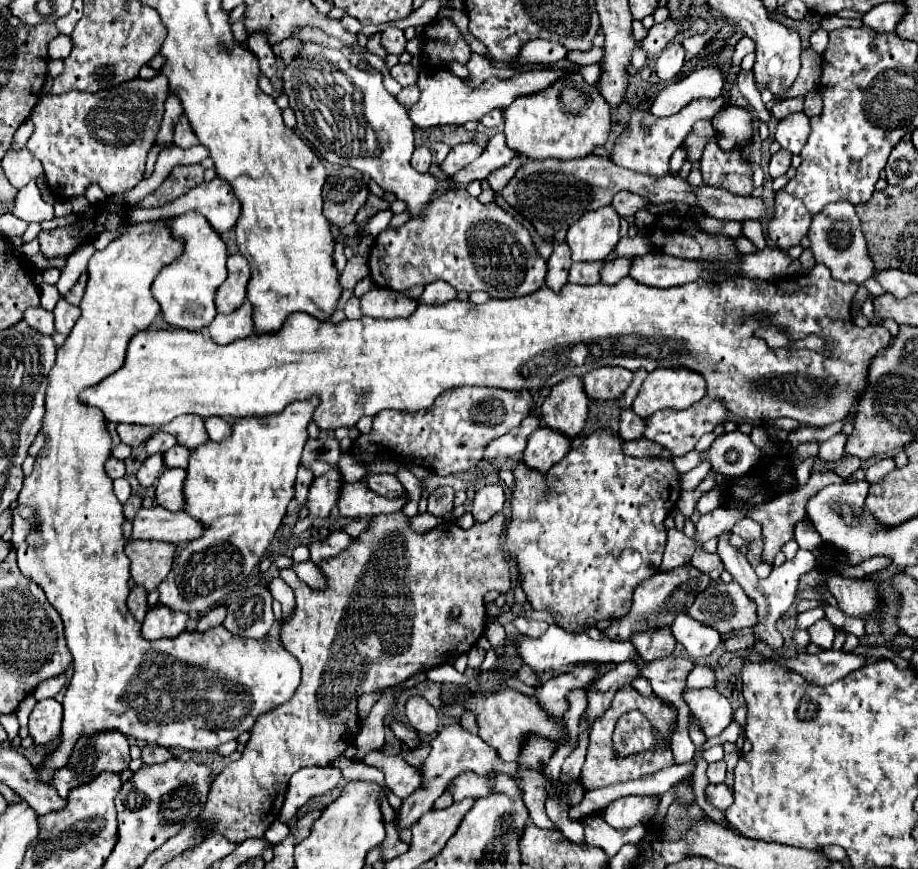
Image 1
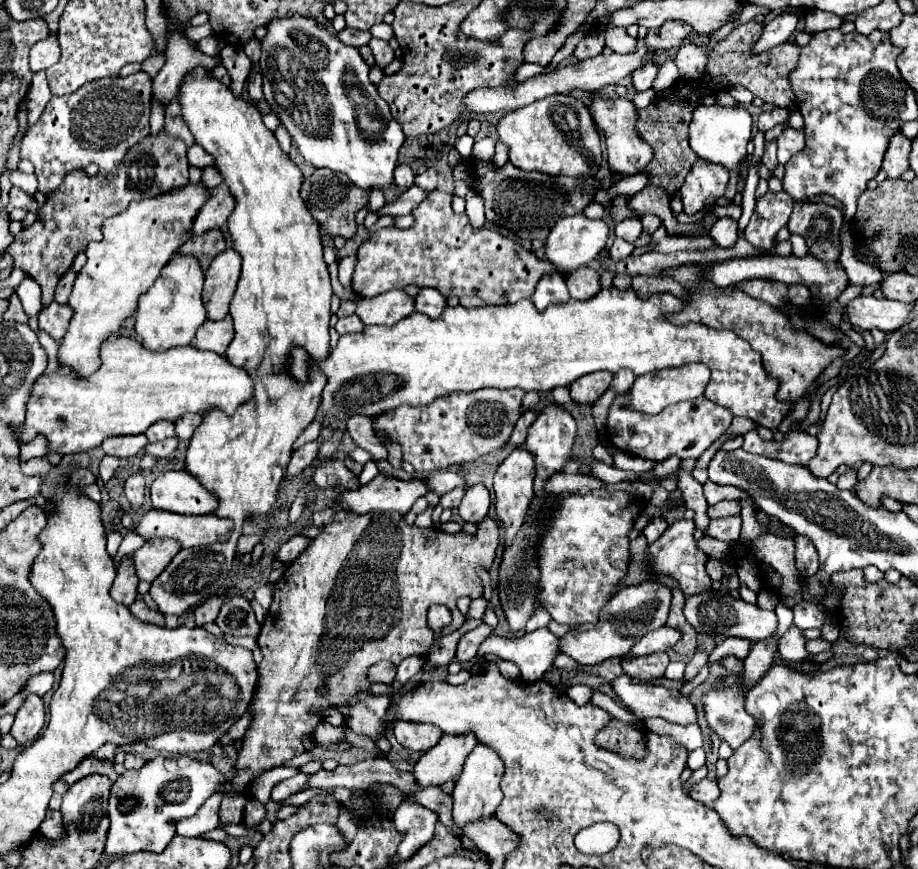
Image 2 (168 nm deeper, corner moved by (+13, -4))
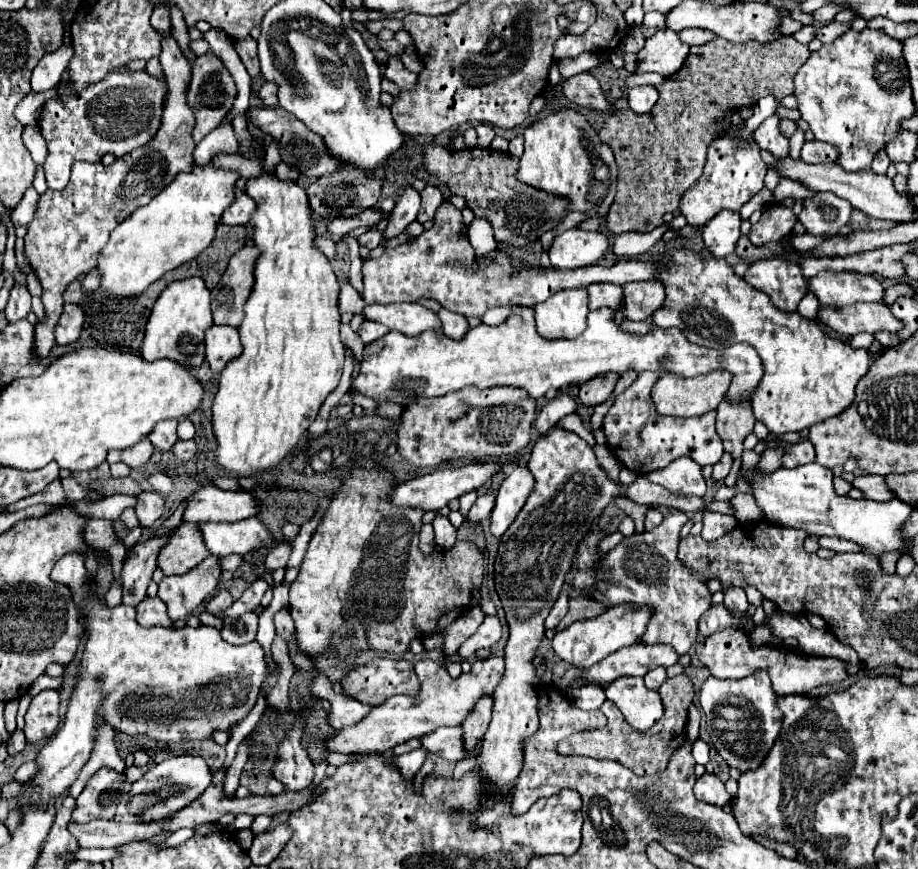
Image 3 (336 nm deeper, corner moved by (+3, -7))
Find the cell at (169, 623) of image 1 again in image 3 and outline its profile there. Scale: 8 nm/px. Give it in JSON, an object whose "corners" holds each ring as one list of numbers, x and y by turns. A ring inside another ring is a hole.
{"corners":[[146,597,136,605,136,619,142,627,172,627,166,605,158,597]]}

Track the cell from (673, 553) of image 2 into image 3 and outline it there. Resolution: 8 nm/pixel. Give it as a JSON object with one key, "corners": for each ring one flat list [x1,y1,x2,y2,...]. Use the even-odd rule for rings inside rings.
{"corners":[[682,511,666,513,664,521,652,531,624,537,614,549,602,555,596,571,598,581,590,591,586,591,590,599,606,607,620,603,650,607,652,617,638,643,670,645,674,651,678,651,678,655,690,651,698,637,698,619,710,607,710,593,706,583,698,581,696,575,688,571,676,557,680,541,678,533,686,521,688,517]]}

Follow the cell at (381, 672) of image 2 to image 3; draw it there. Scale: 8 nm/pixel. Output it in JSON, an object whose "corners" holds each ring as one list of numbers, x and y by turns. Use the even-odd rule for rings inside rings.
{"corners":[[376,657,374,661,366,663,366,665,356,665,352,671,348,671,342,679,342,693,350,699,356,699,360,703,366,703,366,705,380,705,384,703,386,699,394,697,394,695,418,695,418,677,414,673,414,665,412,661,404,659,404,657]]}

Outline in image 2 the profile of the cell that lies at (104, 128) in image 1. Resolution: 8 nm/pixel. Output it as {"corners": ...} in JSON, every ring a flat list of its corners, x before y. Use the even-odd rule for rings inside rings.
{"corners":[[138,72,128,78,100,78,90,84,84,84,80,90,68,96,52,96,46,104,38,122,22,136,20,142,20,158,30,160,34,164,34,174,38,178,38,192,50,194,60,188,64,176,76,168,86,168,96,164,102,172,116,172,122,164,126,152,144,140,150,134,150,102,152,102,152,78,146,72]]}

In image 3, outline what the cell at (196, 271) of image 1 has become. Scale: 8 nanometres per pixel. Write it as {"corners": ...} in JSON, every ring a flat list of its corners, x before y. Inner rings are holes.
{"corners":[[188,277,170,283,154,303,152,315,146,325,146,335,142,343,142,357,148,361,172,359,176,363,188,365,190,371,198,371,204,361,204,331,212,325,210,311,210,291,200,277]]}

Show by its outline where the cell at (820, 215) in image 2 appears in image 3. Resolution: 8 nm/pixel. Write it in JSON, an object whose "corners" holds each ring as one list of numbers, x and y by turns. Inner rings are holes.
{"corners":[[814,193,804,199,804,209,798,221,810,235,836,235,850,219,852,205,834,193]]}

